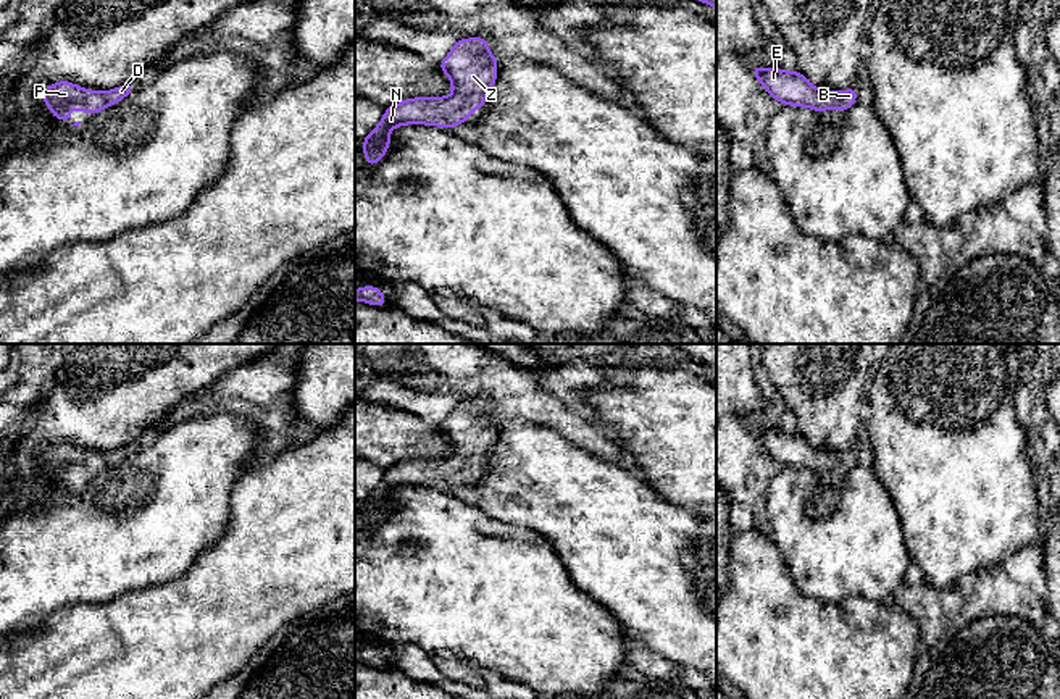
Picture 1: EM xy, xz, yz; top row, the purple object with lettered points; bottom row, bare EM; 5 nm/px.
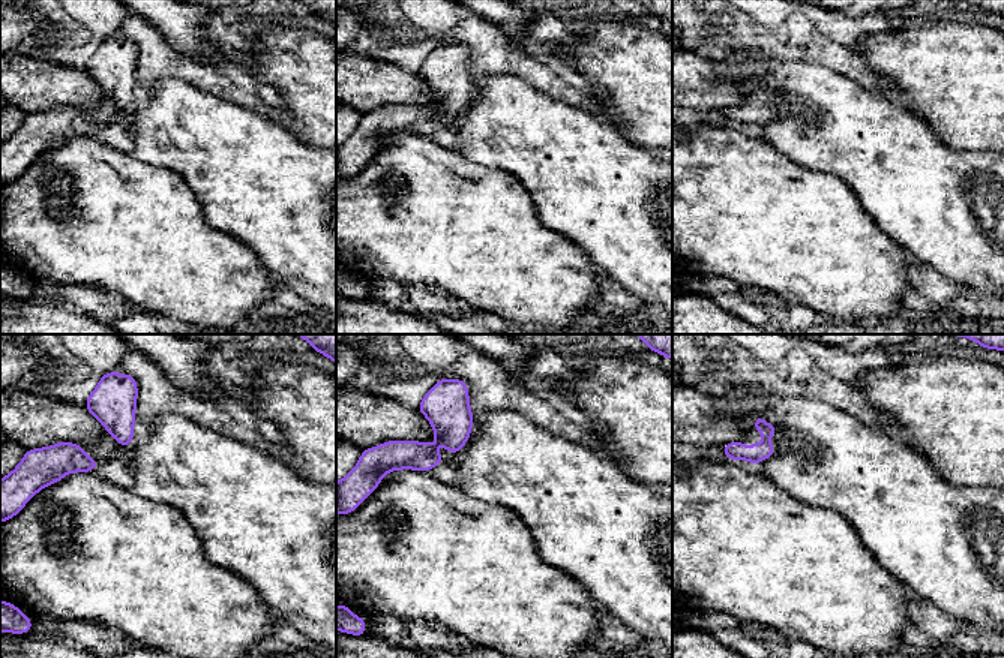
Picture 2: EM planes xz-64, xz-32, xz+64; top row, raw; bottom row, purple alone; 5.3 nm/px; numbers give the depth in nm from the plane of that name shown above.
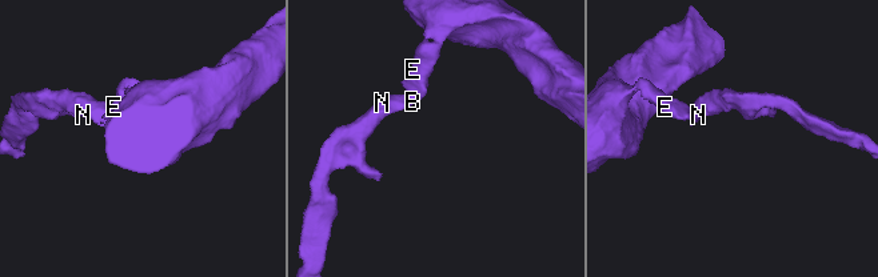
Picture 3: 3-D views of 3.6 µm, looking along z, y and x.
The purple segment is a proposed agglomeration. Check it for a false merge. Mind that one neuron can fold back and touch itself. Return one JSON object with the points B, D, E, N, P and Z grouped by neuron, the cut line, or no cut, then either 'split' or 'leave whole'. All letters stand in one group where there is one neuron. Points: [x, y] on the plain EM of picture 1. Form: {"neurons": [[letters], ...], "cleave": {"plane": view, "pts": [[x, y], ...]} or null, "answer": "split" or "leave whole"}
{"neurons": [["B", "D", "E", "N", "P", "Z"]], "cleave": null, "answer": "leave whole"}

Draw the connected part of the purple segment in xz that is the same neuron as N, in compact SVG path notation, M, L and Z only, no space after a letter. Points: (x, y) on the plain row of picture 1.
M484 399L460 400L442 421L453 455L449 458L416 458L386 470L379 486L363 500L366 526L374 528L389 512L389 494L403 486L453 489L481 470L497 442L497 420Z

